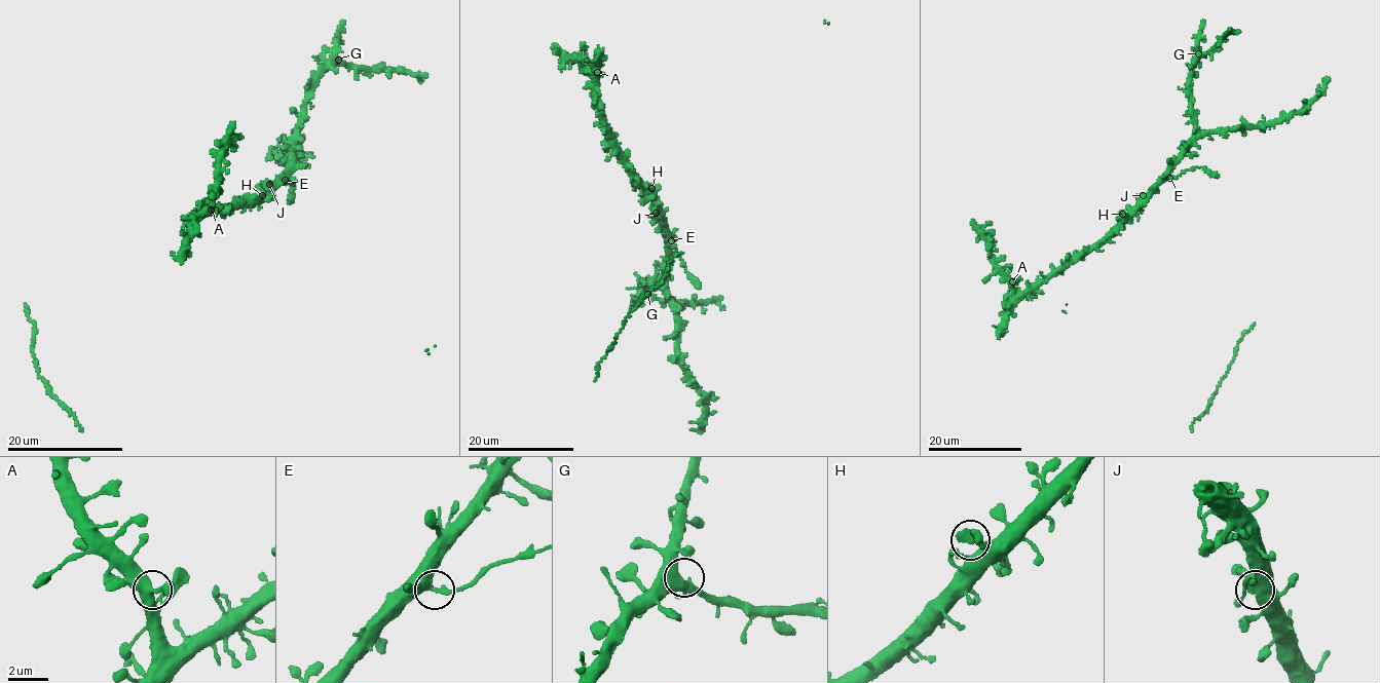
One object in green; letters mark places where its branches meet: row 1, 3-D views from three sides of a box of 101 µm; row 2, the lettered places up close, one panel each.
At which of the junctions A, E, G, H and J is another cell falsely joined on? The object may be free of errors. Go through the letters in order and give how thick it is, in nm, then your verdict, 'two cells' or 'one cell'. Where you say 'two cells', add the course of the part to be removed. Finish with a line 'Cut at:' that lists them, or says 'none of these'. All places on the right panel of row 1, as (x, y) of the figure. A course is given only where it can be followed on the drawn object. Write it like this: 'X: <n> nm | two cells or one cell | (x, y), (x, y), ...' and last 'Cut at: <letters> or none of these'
A: 360 nm | one cell
E: 360 nm | two cells | (1169, 178), (1198, 166), (1218, 176)
G: 440 nm | one cell
H: 340 nm | one cell
J: 300 nm | one cell
Cut at: E

